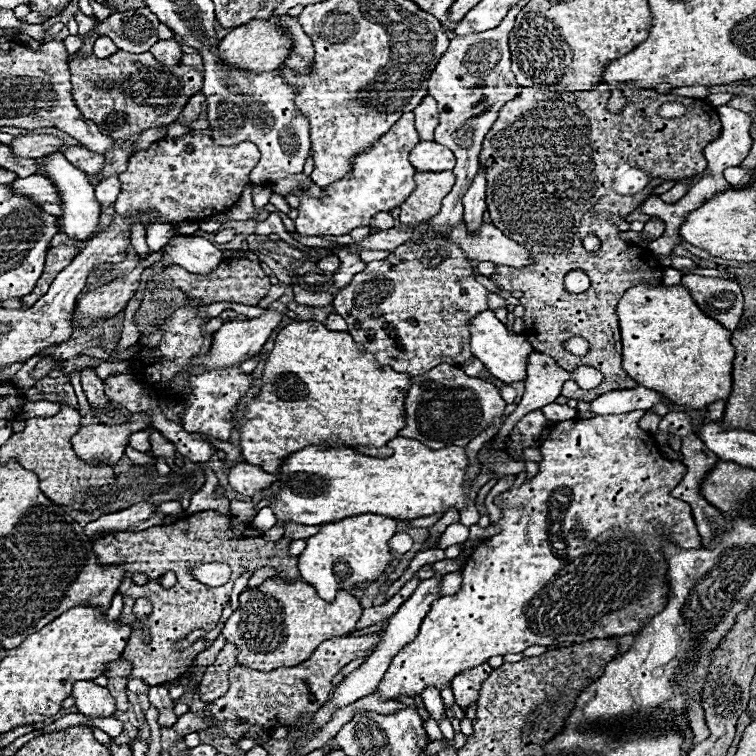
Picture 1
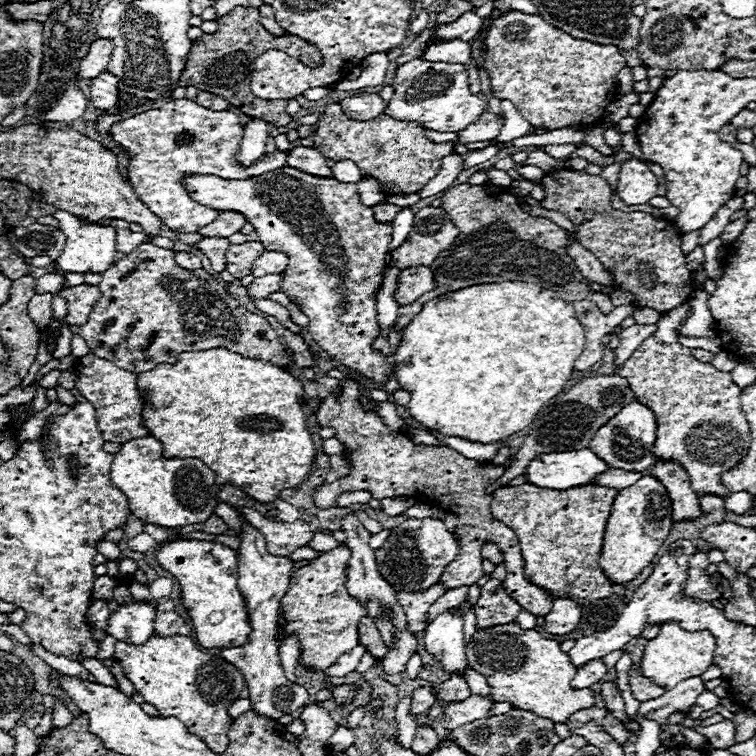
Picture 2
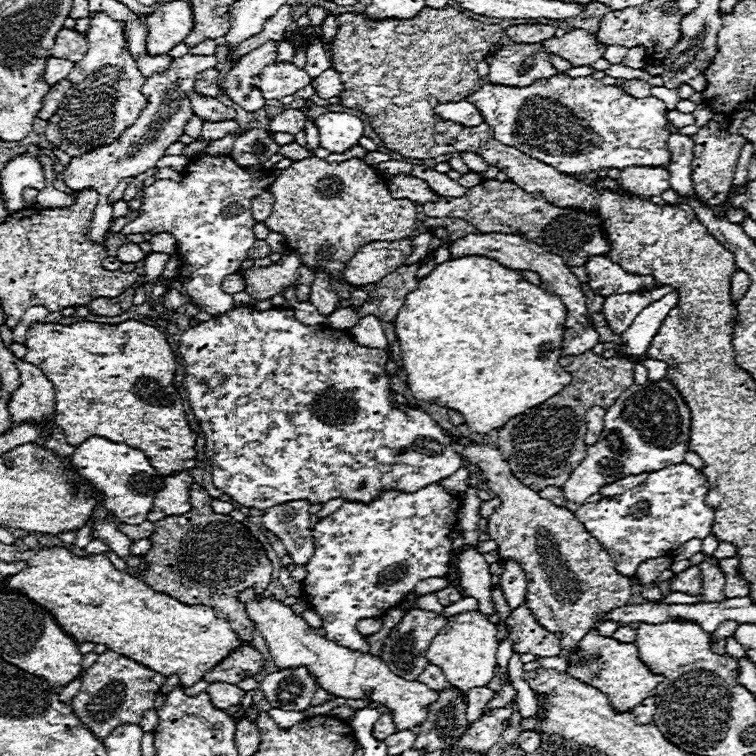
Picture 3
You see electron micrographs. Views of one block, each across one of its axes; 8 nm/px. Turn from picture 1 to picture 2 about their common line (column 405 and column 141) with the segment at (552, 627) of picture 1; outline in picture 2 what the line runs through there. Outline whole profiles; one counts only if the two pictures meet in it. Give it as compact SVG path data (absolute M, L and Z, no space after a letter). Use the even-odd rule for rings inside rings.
M152 636L142 646L116 642L114 658L120 662L124 676L134 684L134 690L152 704L160 716L178 718L188 732L200 736L214 752L228 748L228 730L232 718L228 708L232 700L238 700L246 682L236 666L222 656L204 654L198 650L190 636Z

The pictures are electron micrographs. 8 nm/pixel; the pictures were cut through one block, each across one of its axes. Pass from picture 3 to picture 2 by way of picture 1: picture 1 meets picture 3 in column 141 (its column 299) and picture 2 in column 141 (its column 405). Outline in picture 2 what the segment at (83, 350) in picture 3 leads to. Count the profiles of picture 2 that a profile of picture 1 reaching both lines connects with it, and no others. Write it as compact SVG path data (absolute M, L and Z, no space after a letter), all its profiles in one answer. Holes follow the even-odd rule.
M224 348L182 352L176 364L158 364L154 370L138 374L136 386L144 398L142 426L162 444L162 456L202 460L214 470L216 486L232 484L258 502L274 502L280 490L300 486L312 468L314 444L298 404L298 396L306 396L302 382L270 362L244 358Z

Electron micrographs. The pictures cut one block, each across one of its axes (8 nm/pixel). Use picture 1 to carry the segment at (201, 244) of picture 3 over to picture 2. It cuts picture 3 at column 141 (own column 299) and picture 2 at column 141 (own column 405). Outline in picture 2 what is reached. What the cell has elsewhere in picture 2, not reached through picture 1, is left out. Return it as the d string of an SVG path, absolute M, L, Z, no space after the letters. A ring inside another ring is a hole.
M172 98L160 110L148 110L124 122L118 122L116 126L112 126L112 136L126 152L126 176L136 196L140 196L150 212L160 216L166 228L184 234L196 232L198 228L210 224L212 220L216 220L216 216L220 216L218 210L208 208L188 196L186 188L182 186L184 178L202 174L218 176L224 180L246 180L286 166L286 152L274 150L270 154L264 154L252 166L244 168L236 160L242 138L240 118L230 110L214 112L186 98ZM182 134L190 134L192 142L178 144L176 138Z

